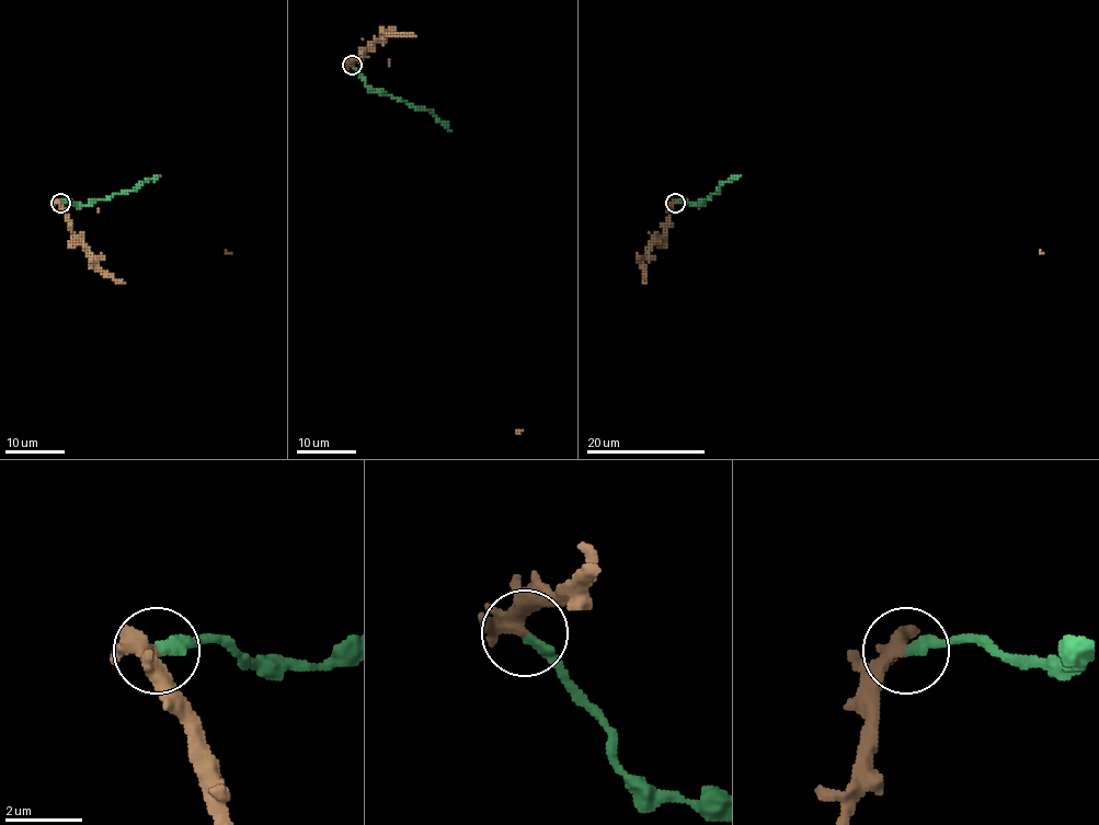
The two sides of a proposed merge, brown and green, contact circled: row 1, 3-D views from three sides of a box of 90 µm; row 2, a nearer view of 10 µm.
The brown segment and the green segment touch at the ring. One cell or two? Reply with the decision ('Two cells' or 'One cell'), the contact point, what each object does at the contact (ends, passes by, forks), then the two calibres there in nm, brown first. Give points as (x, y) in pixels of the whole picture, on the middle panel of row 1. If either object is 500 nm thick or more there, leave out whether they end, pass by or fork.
Two cells. Place: (352, 65). At the ring brown passes by. At the ring green ends. Thickness 360 nm (brown) against 280 nm

